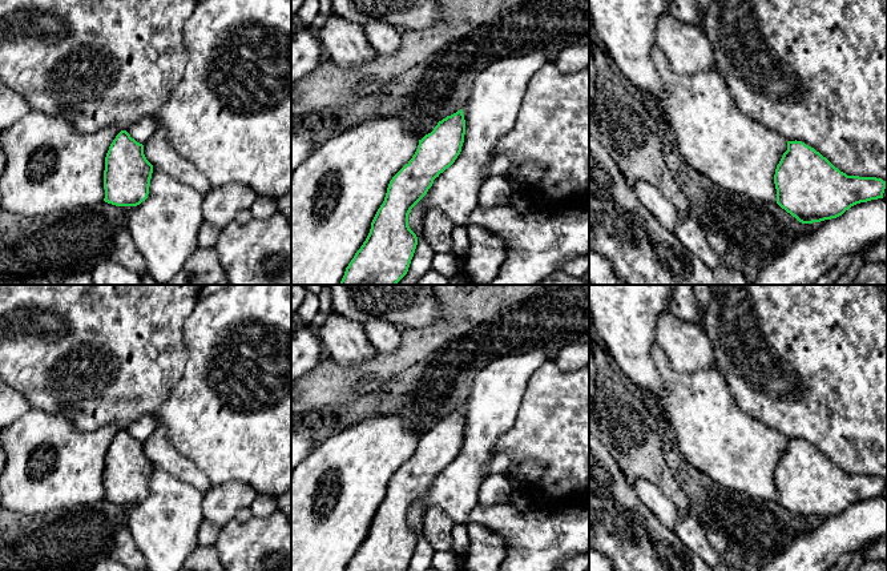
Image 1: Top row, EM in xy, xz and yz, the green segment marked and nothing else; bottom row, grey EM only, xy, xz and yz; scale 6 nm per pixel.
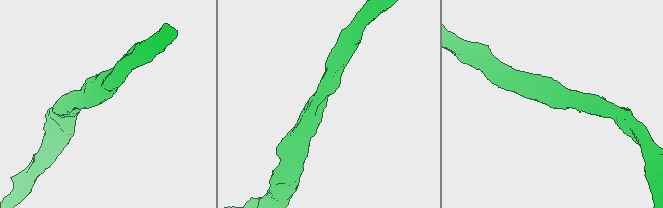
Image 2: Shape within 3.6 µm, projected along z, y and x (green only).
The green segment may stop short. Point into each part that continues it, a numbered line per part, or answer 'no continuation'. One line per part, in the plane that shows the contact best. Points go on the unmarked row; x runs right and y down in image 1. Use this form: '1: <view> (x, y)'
1: xz (335, 491)

